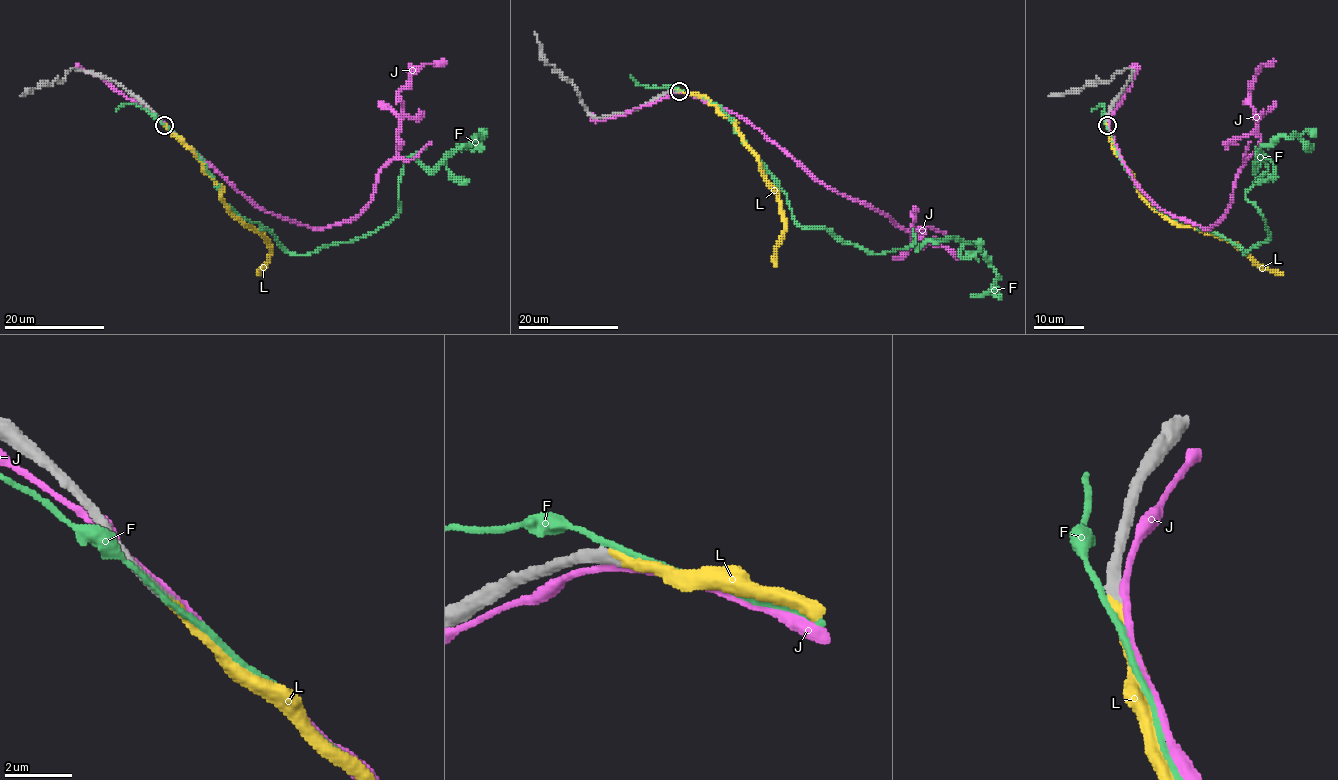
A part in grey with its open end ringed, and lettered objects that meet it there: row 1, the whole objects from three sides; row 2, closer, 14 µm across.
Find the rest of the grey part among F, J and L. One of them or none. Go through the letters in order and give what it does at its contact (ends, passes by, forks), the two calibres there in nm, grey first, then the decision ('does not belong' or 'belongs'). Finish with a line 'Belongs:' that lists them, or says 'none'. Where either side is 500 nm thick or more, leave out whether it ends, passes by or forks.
F: it passes by; calibres 400 and 160 nm; does not belong
J: it passes by; calibres 400 and 200 nm; does not belong
L: it ends; calibres 380 and 280 nm; belongs
Belongs: L

